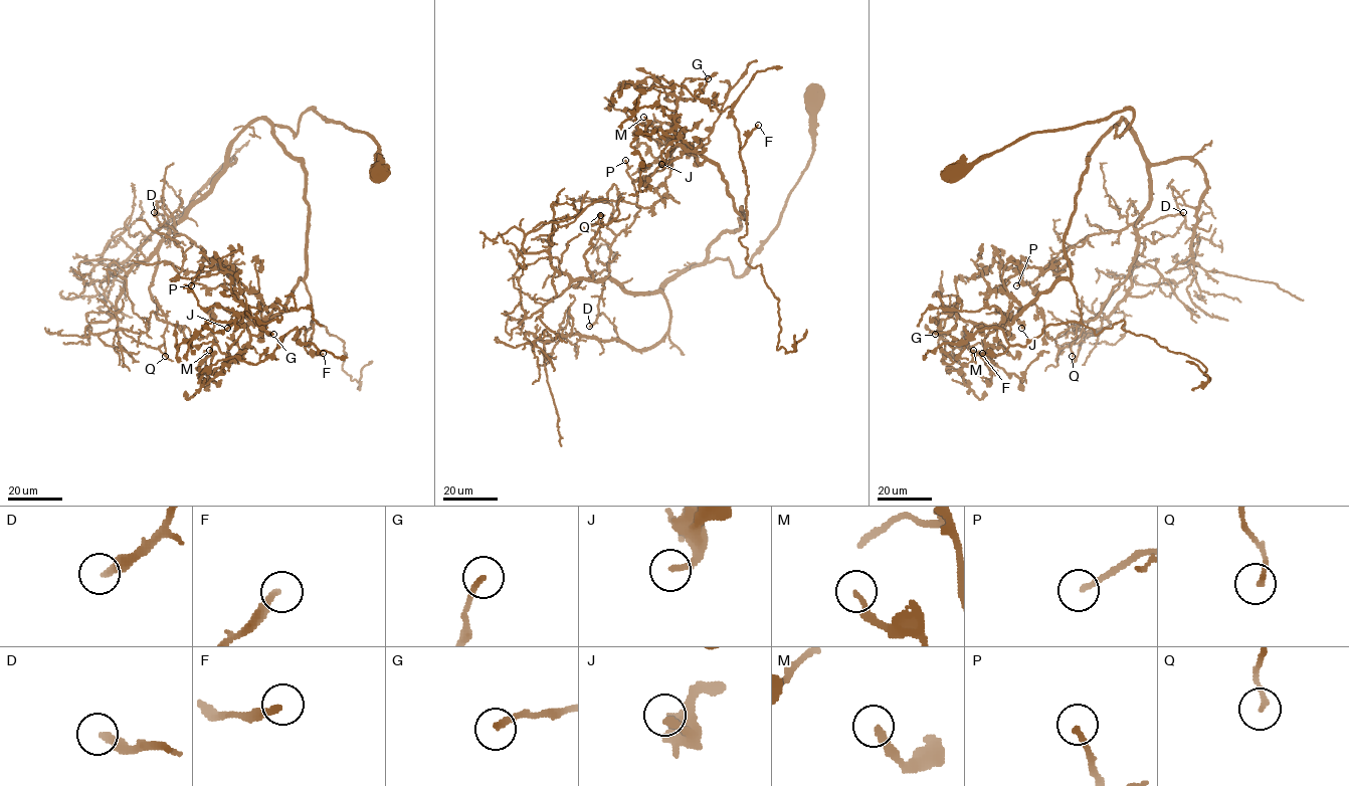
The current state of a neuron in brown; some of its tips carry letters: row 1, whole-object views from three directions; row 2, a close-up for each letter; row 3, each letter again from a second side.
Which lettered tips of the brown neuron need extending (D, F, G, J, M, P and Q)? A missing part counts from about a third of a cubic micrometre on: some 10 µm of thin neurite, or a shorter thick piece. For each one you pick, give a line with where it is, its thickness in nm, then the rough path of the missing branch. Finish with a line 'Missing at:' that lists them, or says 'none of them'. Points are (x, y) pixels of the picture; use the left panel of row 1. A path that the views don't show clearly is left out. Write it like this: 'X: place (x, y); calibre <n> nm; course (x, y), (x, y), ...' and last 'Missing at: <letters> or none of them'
D: place (154, 212); calibre 320 nm; course (154, 212), (144, 206), (135, 189)
F: place (323, 353); calibre 240 nm; course (323, 353), (338, 347), (341, 352)
Missing at: D, F

